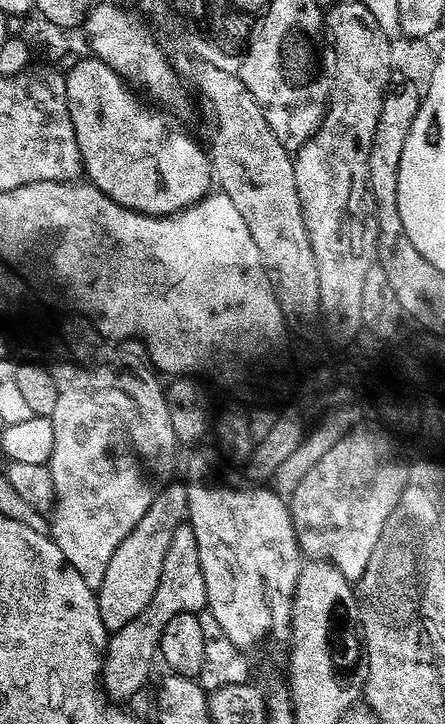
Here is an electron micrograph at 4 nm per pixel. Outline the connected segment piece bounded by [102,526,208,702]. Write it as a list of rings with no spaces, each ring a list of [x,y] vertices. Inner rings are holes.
[[[181,526],[172,536],[170,550],[166,554],[166,562],[162,562],[162,579],[158,582],[154,602],[150,602],[150,606],[146,606],[146,610],[142,610],[142,614],[138,614],[138,618],[134,618],[134,622],[130,622],[130,626],[126,626],[120,632],[111,633],[108,651],[104,654],[102,673],[102,688],[107,699],[112,702],[128,702],[124,700],[134,699],[147,686],[156,660],[158,664],[161,659],[160,643],[166,634],[166,626],[170,626],[170,622],[174,622],[179,616],[194,616],[205,611],[207,607],[206,578],[202,575],[202,562],[198,558],[198,542],[194,538],[194,530],[190,526]]]

